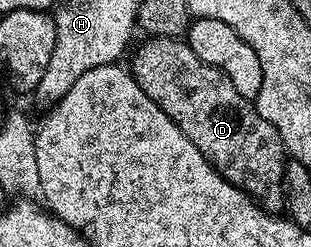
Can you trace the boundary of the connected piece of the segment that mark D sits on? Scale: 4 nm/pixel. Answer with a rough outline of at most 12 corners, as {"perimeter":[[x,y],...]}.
{"perimeter":[[182,38],[129,70],[221,177],[272,213],[287,163],[274,125]]}

